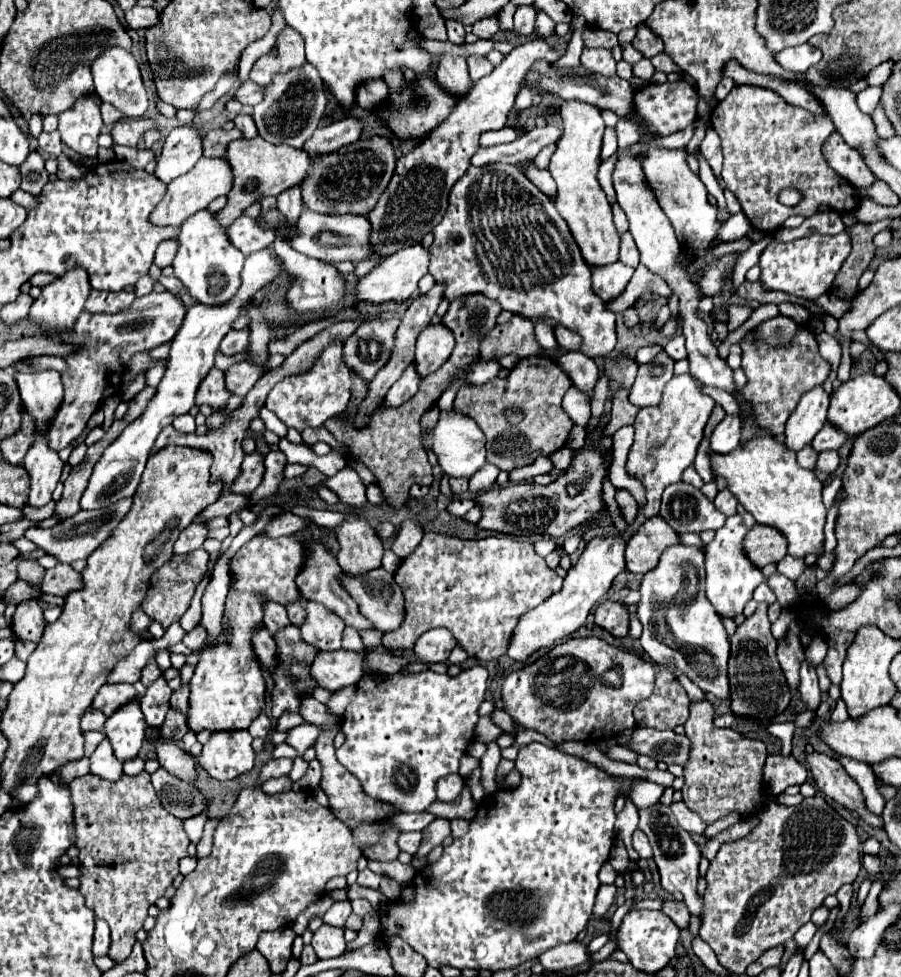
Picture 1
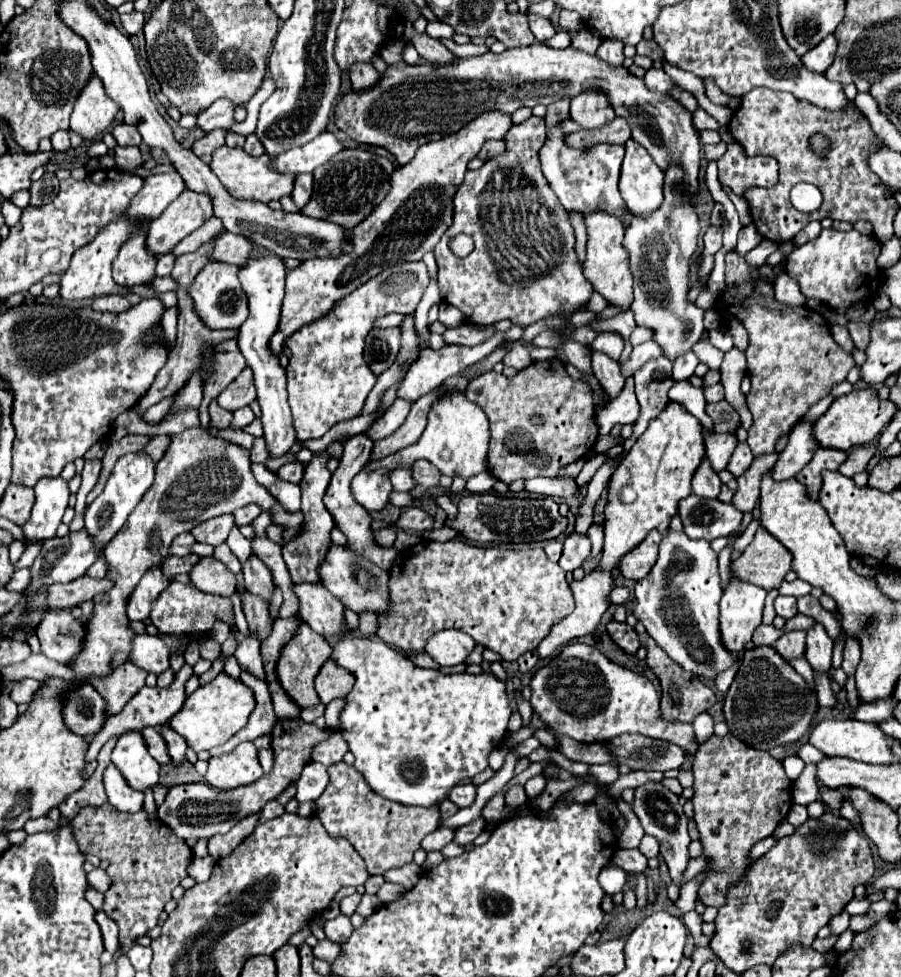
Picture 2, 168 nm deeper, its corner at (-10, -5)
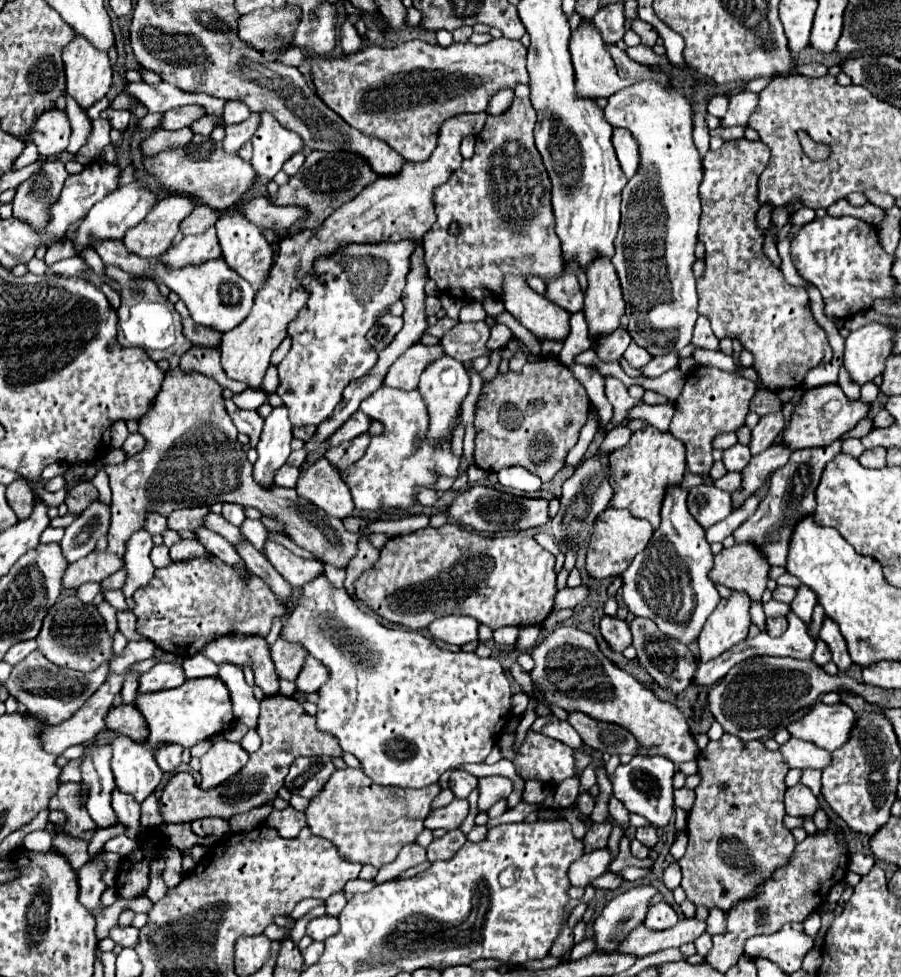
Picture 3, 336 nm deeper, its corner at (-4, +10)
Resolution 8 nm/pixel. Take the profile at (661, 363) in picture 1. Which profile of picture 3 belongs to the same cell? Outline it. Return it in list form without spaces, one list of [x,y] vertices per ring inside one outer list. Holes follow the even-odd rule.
[[[630,342],[628,350],[624,352],[624,358],[626,358],[628,364],[634,366],[634,368],[644,368],[644,366],[652,360],[652,356],[650,356],[644,348],[640,348],[636,342]]]

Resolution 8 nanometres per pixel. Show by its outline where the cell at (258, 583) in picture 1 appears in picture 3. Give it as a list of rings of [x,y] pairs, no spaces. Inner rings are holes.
[[[216,676],[186,680],[182,686],[166,692],[136,696],[134,704],[144,714],[150,726],[150,736],[148,736],[150,748],[158,748],[160,744],[168,744],[168,742],[180,744],[184,748],[192,748],[194,744],[210,738],[212,734],[220,734],[228,730],[234,722],[230,692],[226,690],[226,684],[222,684],[222,680]]]

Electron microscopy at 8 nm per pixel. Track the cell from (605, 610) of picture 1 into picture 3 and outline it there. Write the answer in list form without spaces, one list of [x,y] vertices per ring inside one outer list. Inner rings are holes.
[[[602,616],[600,620],[600,632],[604,640],[614,648],[616,652],[622,652],[632,644],[632,634],[628,628],[628,622],[618,620],[616,616]]]

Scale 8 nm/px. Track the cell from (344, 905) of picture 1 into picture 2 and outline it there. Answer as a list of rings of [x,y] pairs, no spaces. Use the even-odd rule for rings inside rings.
[[[338,915],[336,919],[324,923],[326,939],[330,939],[334,943],[344,943],[348,939],[348,935],[352,935],[352,931],[354,931],[354,927],[350,923],[350,917],[346,917],[346,915]]]

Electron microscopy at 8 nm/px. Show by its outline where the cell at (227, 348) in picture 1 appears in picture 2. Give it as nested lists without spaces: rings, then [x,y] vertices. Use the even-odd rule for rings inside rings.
[[[236,339],[222,341],[216,345],[216,367],[212,367],[212,379],[208,379],[208,387],[204,387],[204,403],[200,405],[200,425],[208,427],[208,403],[216,399],[246,367],[246,359],[238,349]]]

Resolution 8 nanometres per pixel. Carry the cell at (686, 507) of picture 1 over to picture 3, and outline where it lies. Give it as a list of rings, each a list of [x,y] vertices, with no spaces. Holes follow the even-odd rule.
[[[700,484],[688,492],[688,510],[702,528],[710,528],[732,512],[732,496],[714,484]]]

